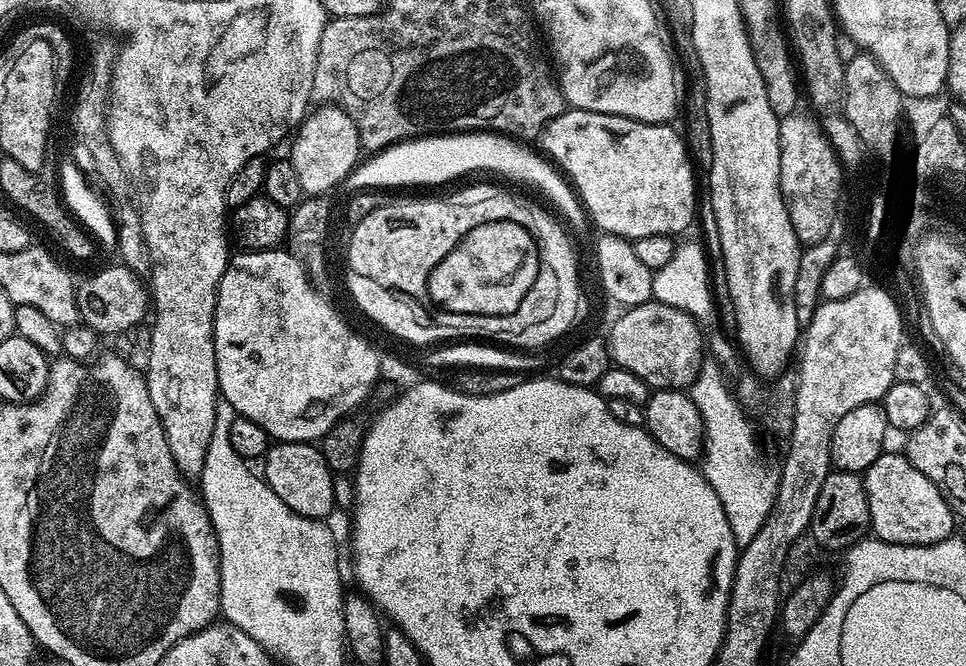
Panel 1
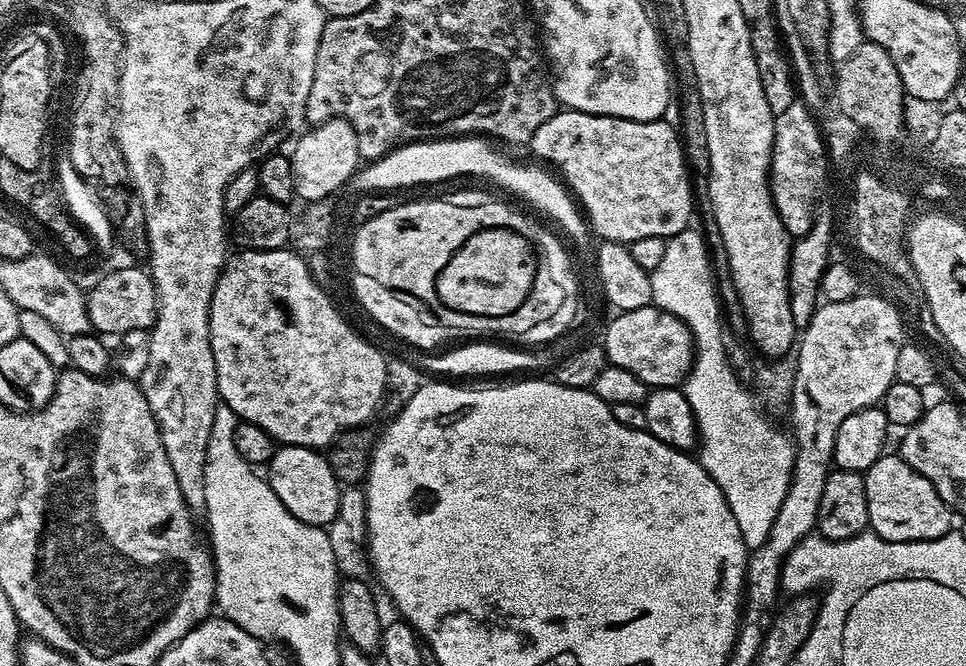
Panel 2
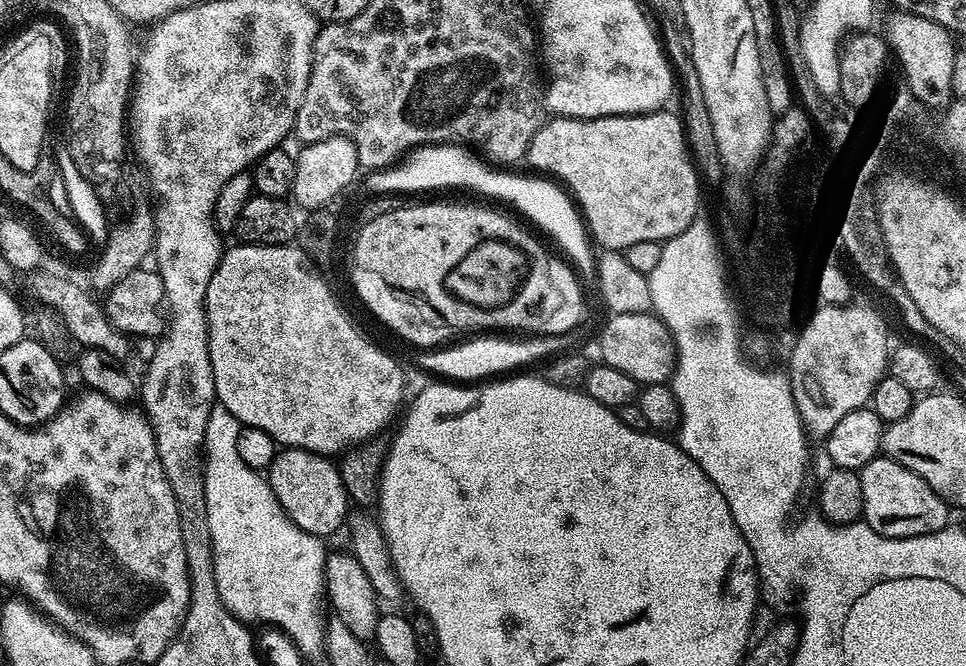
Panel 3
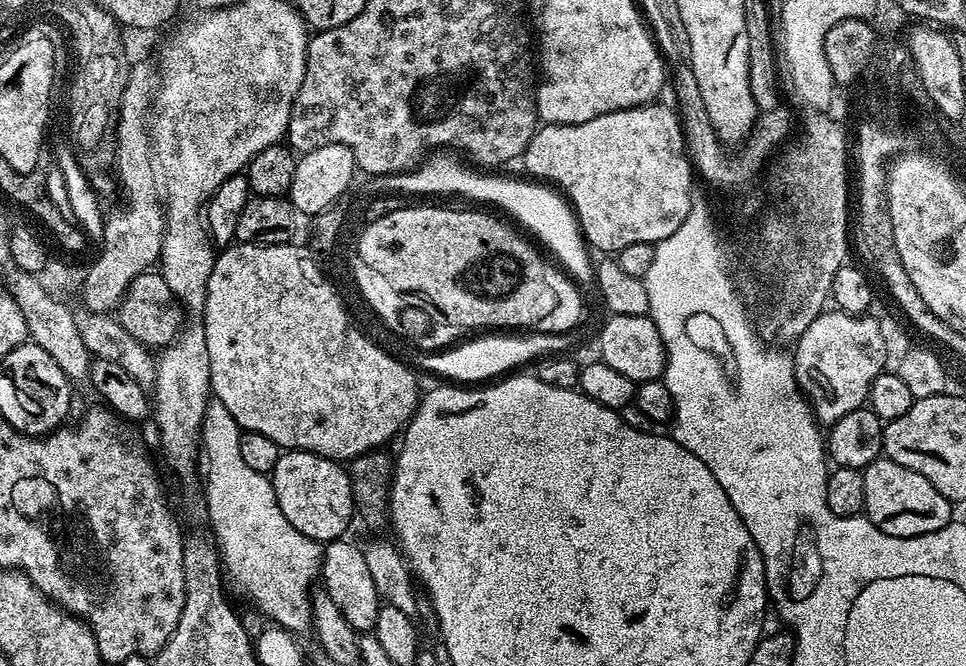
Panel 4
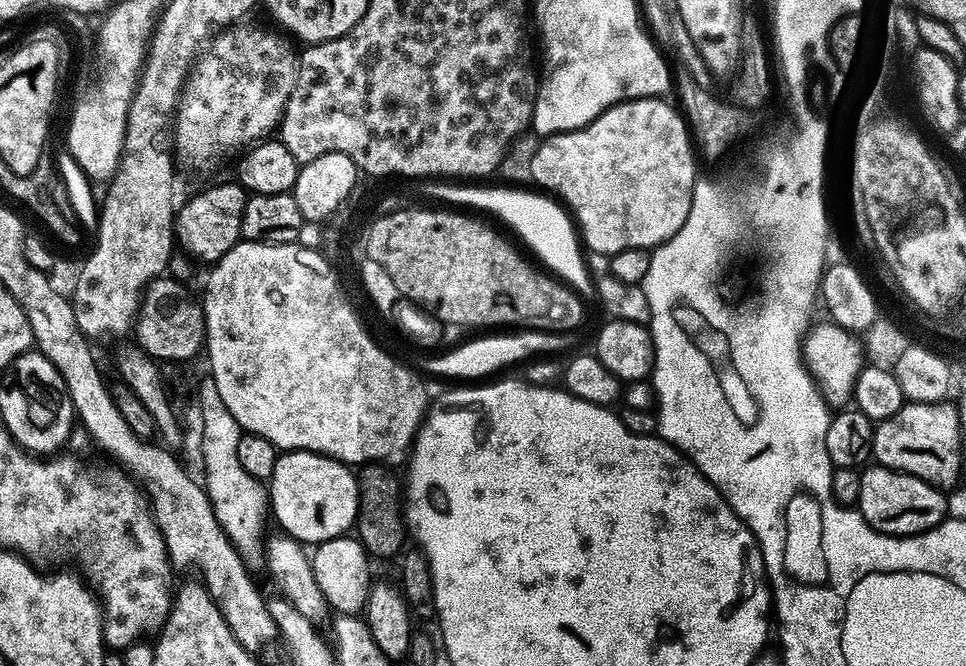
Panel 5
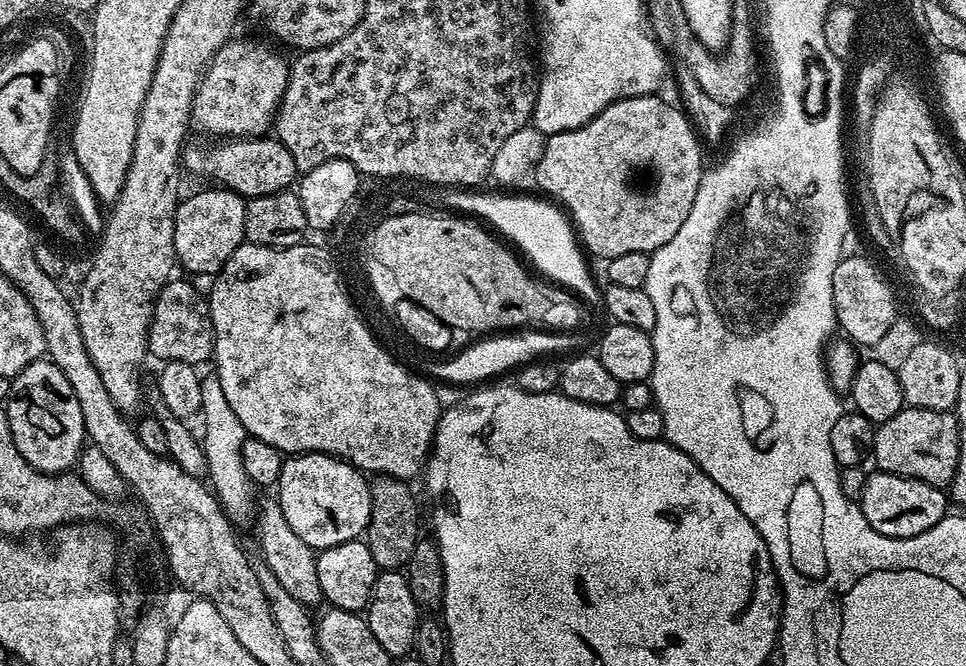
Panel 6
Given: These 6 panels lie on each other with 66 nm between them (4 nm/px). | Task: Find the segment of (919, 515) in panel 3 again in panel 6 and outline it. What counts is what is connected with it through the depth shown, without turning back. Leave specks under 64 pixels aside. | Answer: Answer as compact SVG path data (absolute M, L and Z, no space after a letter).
M879 470L867 477L863 491L859 493L858 503L866 522L870 522L878 534L894 538L910 538L930 530L950 508L949 497L932 484Z

